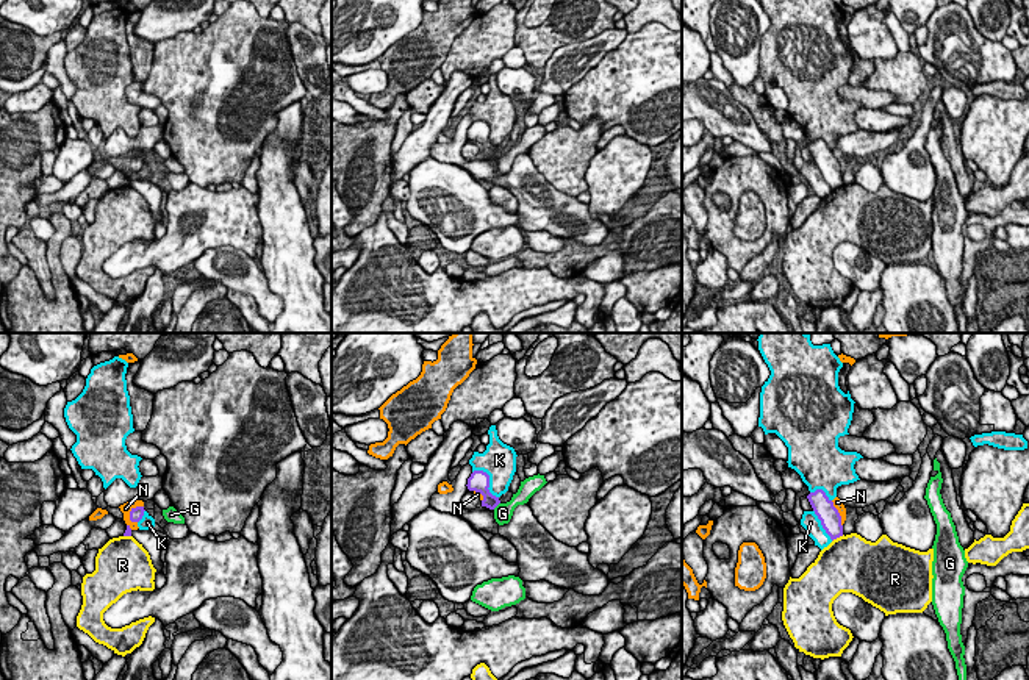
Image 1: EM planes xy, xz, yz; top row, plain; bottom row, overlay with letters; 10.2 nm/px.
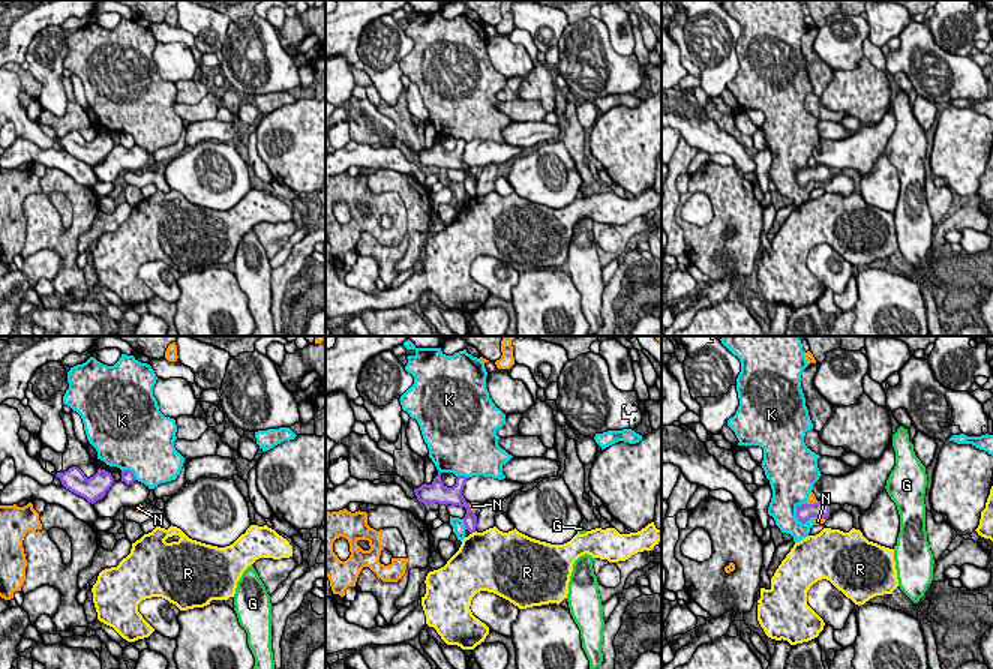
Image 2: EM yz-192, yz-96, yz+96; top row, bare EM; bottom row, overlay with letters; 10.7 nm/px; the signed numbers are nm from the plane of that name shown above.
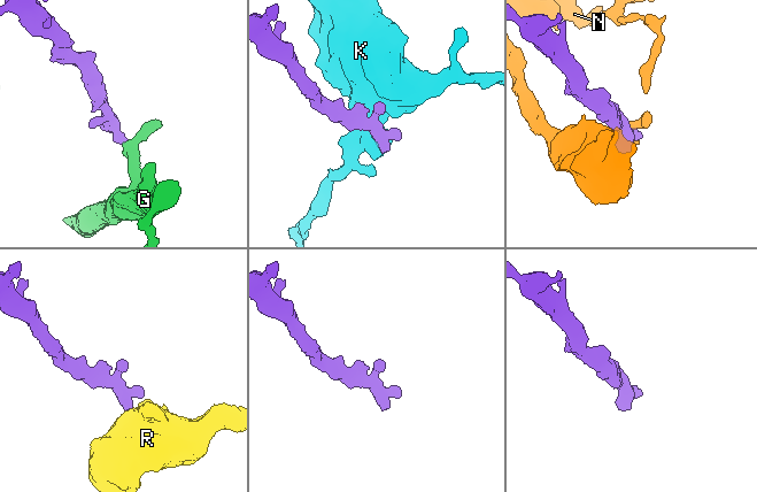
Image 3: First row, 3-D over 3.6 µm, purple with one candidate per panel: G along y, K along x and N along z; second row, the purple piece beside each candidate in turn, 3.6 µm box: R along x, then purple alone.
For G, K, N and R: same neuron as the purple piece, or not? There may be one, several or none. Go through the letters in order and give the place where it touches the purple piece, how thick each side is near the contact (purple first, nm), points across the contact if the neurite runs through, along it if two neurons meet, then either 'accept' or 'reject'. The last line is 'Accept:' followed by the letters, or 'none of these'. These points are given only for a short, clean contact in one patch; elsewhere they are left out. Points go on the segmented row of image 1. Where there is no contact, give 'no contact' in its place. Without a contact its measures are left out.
G: xz (496, 505) | 140/190 nm | across xz (490, 501), (496, 505), (502, 513) | accept
K: xz (488, 480) | 220/360 nm | reject
N: xy (130, 511) | 130/120 nm | along xy (143, 505), (136, 505), (130, 511), (132, 522) | reject
R: yz (837, 536) | 220/480 nm | along yz (843, 535), (832, 541) | reject
Accept: G

